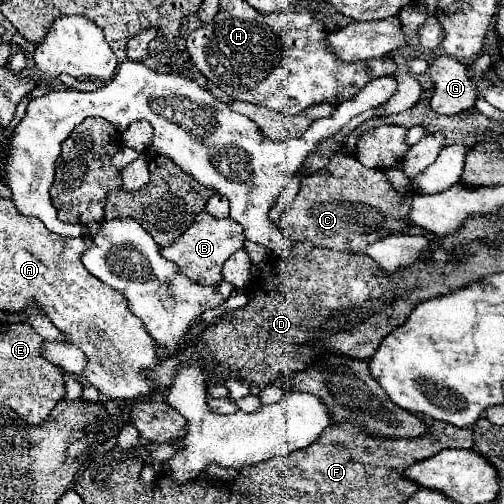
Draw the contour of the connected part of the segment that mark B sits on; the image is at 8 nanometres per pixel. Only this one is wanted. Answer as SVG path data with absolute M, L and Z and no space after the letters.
M200 212L196 216L194 224L180 238L176 238L168 248L162 248L162 256L166 256L166 260L178 264L178 268L194 282L212 286L222 280L222 264L242 246L244 246L242 226L236 220L232 220L230 216L214 218L208 212Z

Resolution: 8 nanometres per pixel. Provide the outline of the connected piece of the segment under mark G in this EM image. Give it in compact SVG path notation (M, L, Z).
M480 54L473 64L462 64L450 56L440 56L430 64L434 94L430 106L438 114L458 114L474 106L479 90L476 78L491 67L490 54Z

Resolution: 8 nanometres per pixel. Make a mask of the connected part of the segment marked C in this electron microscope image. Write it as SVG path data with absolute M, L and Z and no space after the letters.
M336 152L324 170L318 170L302 180L300 192L296 200L282 214L278 228L294 242L310 242L312 246L318 248L332 248L332 250L356 254L356 252L364 252L370 244L386 238L388 234L404 234L404 228L412 226L406 220L412 210L412 200L414 200L414 192L398 194L398 190L390 184L384 170L364 168L362 164L358 164L354 156L346 152Z

